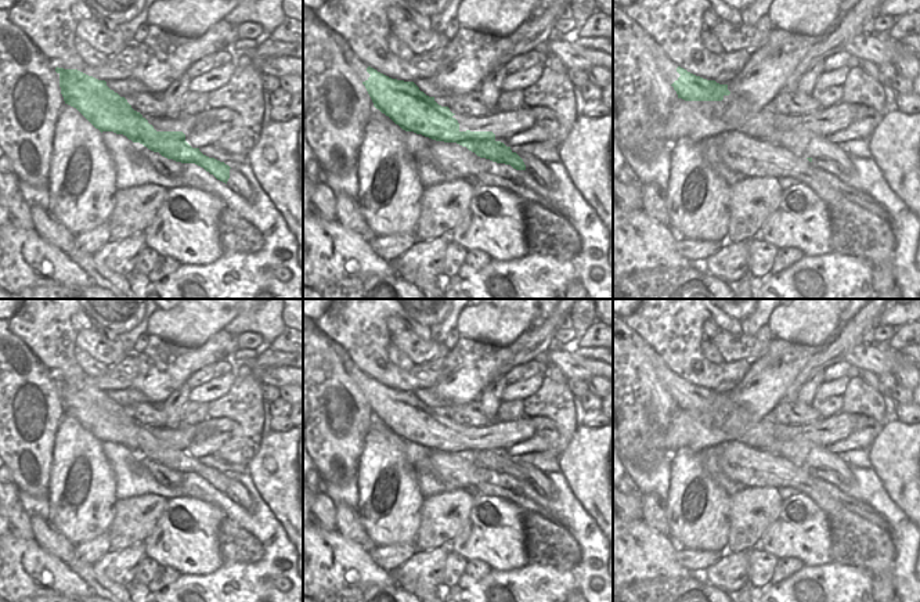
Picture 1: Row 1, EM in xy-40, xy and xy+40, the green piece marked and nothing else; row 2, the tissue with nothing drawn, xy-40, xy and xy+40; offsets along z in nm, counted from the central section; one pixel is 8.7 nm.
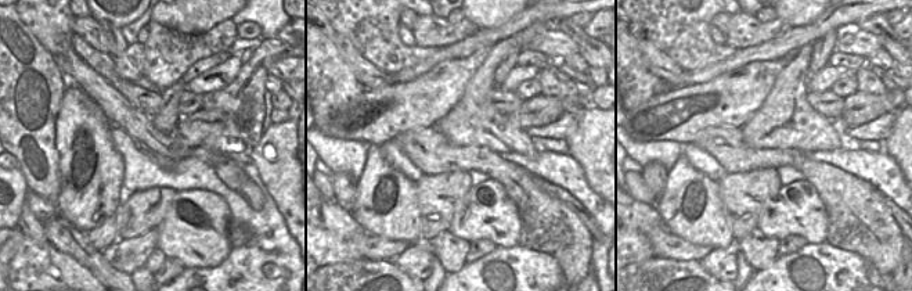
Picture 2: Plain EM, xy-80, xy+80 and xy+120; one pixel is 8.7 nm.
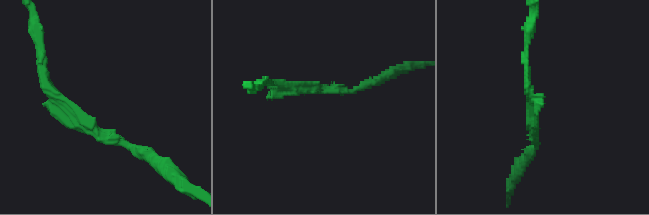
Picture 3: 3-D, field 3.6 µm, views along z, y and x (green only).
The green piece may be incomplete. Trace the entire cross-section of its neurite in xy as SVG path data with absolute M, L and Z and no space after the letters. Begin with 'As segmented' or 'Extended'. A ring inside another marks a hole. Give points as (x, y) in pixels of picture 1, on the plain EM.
As segmented. M371 376L367 378L367 382L371 386L362 392L362 394L365 396L374 417L389 426L403 440L414 441L436 451L457 453L480 468L510 475L516 480L526 480L523 469L513 462L510 457L497 451L493 441L461 441L459 433L454 428L455 423L452 423L448 417L439 415L434 411L434 407L426 405L414 392L392 389Z

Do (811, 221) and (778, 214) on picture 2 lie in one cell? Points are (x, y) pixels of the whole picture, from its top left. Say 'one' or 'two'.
one

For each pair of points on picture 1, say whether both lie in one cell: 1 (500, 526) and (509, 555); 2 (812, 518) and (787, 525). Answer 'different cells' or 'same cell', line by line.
1: same cell
2: same cell

